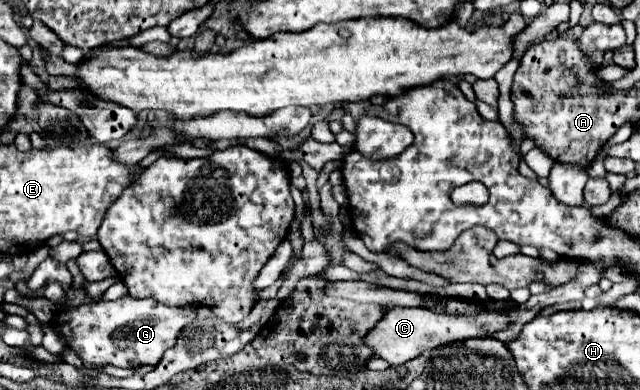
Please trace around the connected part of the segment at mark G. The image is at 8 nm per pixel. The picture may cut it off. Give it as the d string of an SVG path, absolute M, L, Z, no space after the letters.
M125 294L119 300L83 304L57 314L55 324L63 334L63 340L83 360L85 368L101 366L157 366L165 350L173 348L181 330L195 320L195 312L185 314L179 308L167 308L155 300L137 300Z

